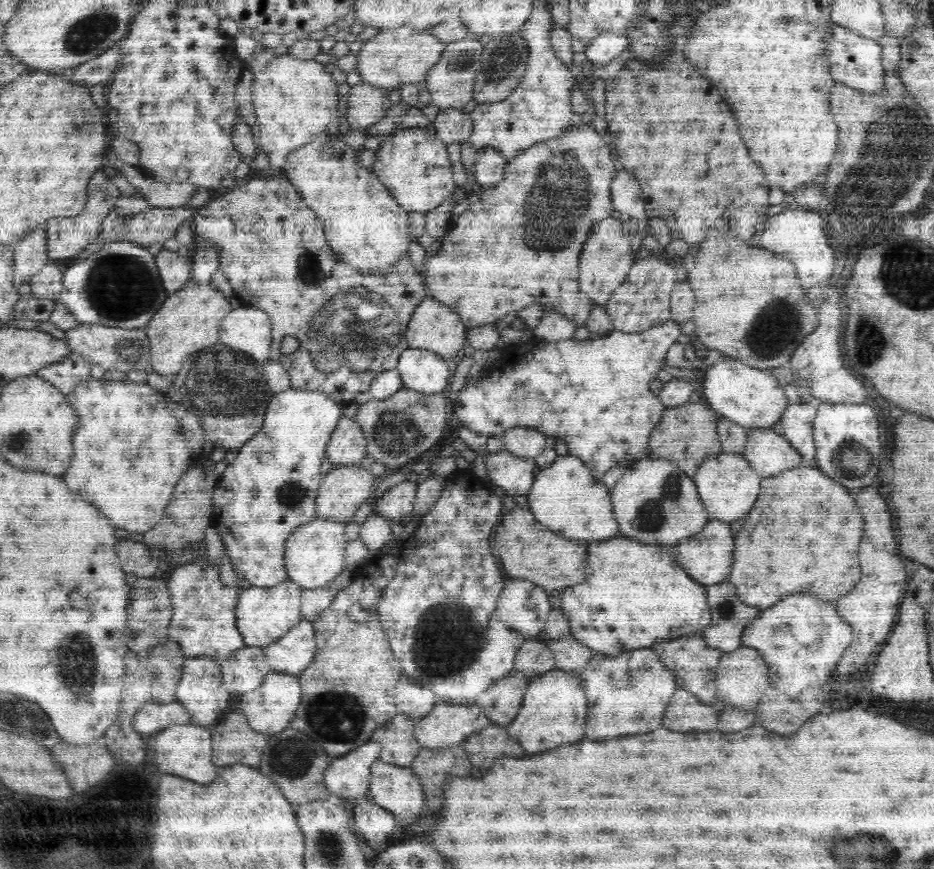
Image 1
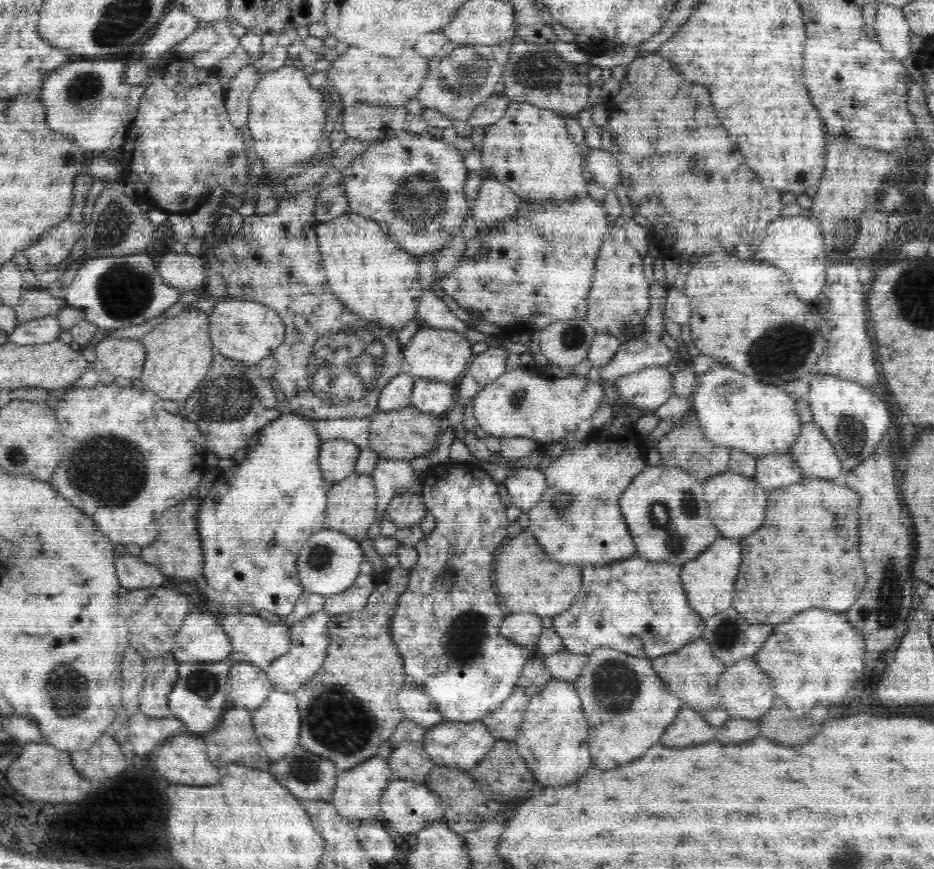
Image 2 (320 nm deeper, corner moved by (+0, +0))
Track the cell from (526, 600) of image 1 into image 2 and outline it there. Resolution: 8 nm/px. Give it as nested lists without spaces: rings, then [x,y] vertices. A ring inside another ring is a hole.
[[[533,612],[507,613],[500,624],[500,632],[508,640],[535,649],[542,634],[542,619]]]

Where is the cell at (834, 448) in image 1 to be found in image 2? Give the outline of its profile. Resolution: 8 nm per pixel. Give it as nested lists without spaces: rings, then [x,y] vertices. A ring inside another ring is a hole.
[[[812,372],[809,374],[809,393],[806,399],[811,406],[812,413],[814,413],[813,422],[822,430],[826,439],[832,443],[834,451],[840,457],[844,472],[852,470],[855,466],[858,466],[858,464],[870,457],[877,447],[876,444],[882,440],[882,434],[890,426],[888,406],[874,394],[872,388],[867,389],[854,381]]]

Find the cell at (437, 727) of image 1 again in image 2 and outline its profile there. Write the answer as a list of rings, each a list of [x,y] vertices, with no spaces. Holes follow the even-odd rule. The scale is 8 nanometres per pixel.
[[[444,720],[426,730],[424,734],[424,750],[431,756],[436,766],[450,769],[474,770],[478,762],[492,750],[495,738],[482,720],[458,722]]]

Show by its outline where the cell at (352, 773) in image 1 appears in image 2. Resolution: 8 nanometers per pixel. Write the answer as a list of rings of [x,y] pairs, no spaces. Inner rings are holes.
[[[378,756],[372,757],[360,763],[359,766],[338,774],[332,804],[340,816],[350,821],[378,819],[381,812],[380,796],[384,793],[384,788],[388,786],[390,780],[391,770],[388,761]]]

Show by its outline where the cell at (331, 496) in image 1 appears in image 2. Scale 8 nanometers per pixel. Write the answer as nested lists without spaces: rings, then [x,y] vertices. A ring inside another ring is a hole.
[[[354,473],[329,486],[327,491],[327,509],[323,520],[324,529],[337,530],[347,534],[355,541],[368,538],[367,533],[377,517],[376,487],[371,475]]]

